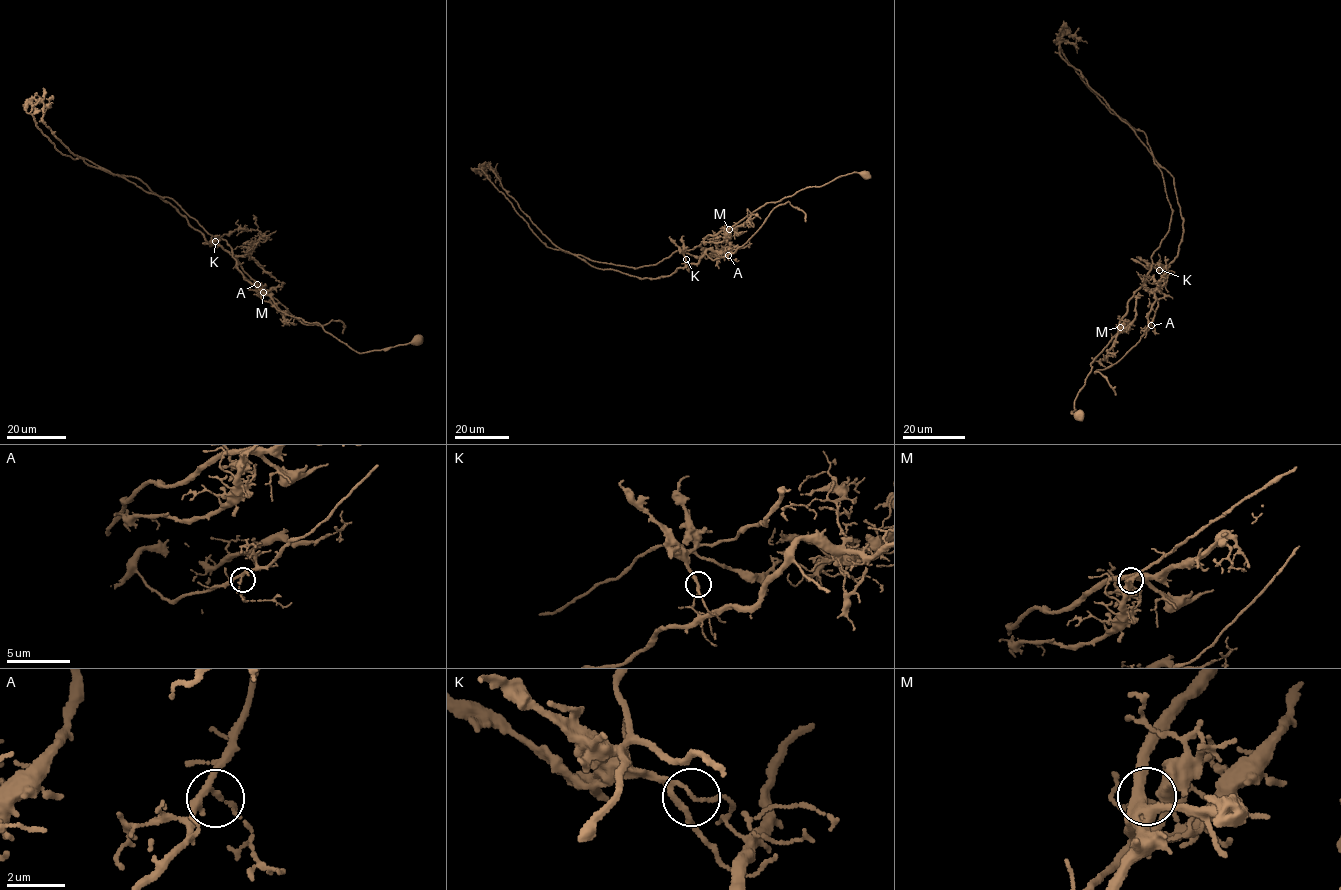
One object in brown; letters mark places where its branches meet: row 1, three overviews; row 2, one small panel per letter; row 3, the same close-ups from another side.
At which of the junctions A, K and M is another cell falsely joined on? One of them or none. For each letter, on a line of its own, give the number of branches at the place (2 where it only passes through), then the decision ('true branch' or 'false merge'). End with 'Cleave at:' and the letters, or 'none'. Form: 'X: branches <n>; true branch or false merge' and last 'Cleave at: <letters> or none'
A: branches 3; true branch
K: branches 3; false merge
M: branches 3; true branch
Cleave at: K

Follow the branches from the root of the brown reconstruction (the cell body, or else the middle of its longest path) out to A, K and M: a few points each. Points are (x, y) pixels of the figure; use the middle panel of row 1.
A: (866, 174), (840, 176), (820, 187), (766, 203), (683, 252), (690, 266), (706, 254), (714, 260), (728, 255)
K: (866, 174), (840, 176), (820, 187), (766, 203), (728, 229), (709, 235), (699, 245), (685, 250), (685, 258)
M: (866, 174), (855, 172), (840, 176), (820, 187), (808, 187), (779, 201), (766, 203), (729, 229)

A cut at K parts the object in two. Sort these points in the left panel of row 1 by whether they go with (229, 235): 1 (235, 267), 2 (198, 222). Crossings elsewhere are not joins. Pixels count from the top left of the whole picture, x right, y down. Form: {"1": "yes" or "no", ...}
{"1": "yes", "2": "yes"}

